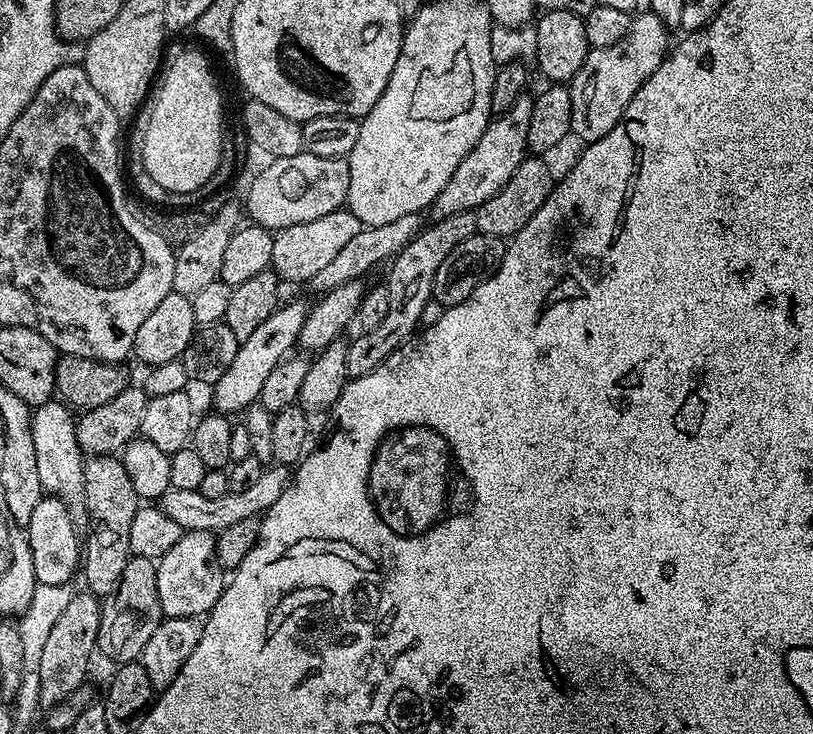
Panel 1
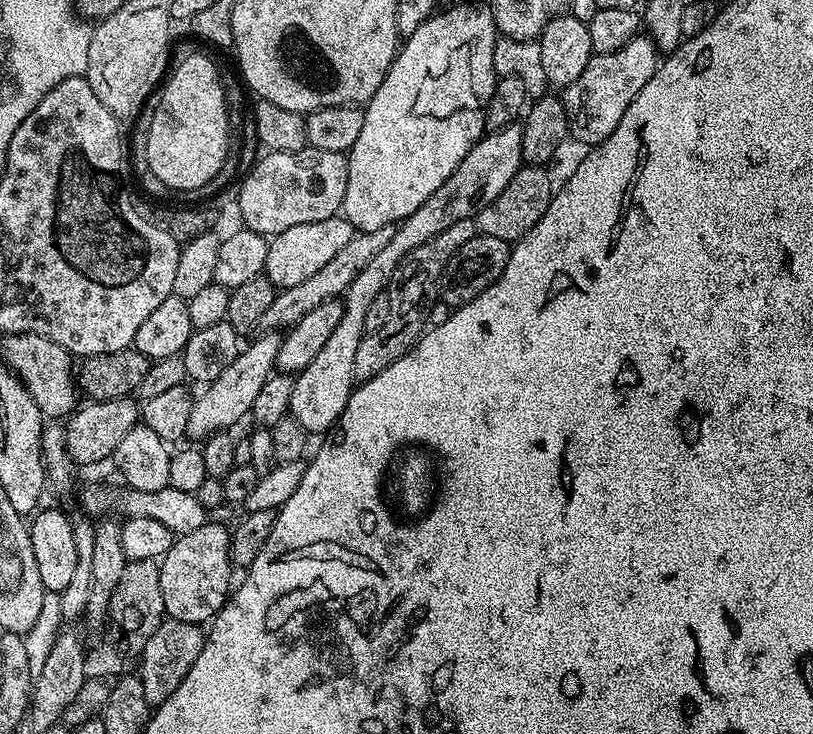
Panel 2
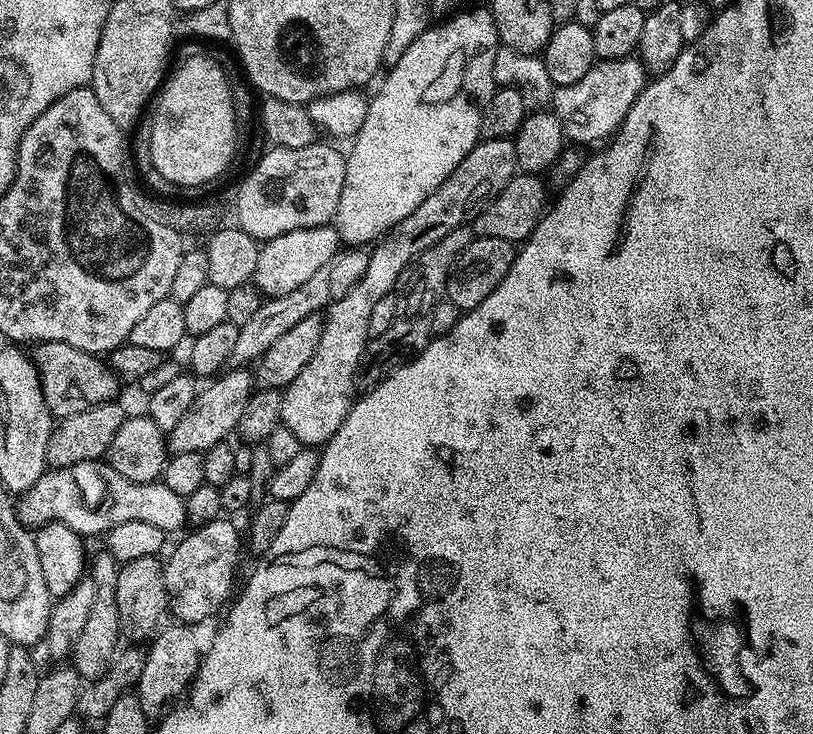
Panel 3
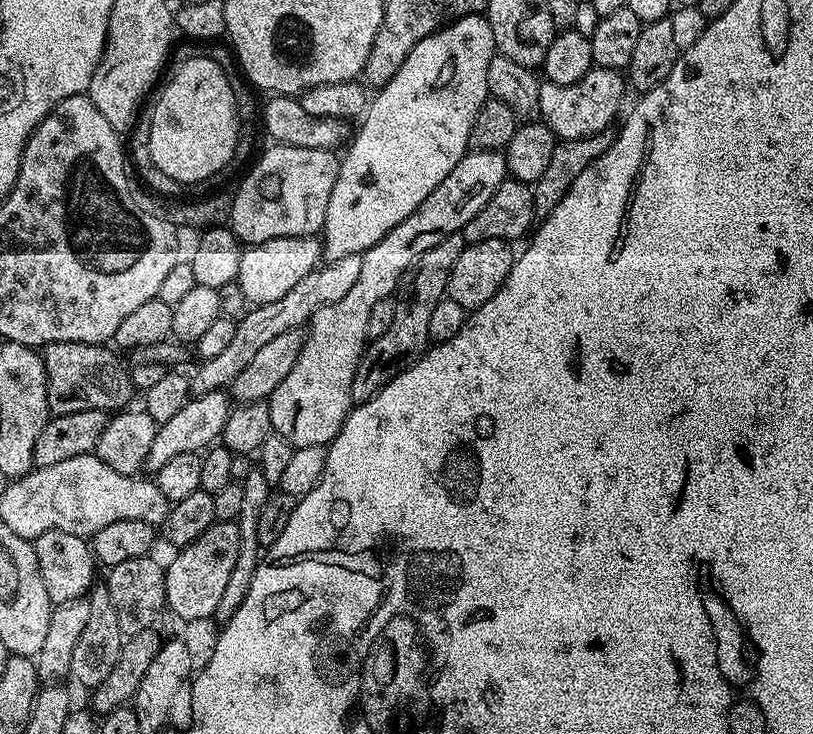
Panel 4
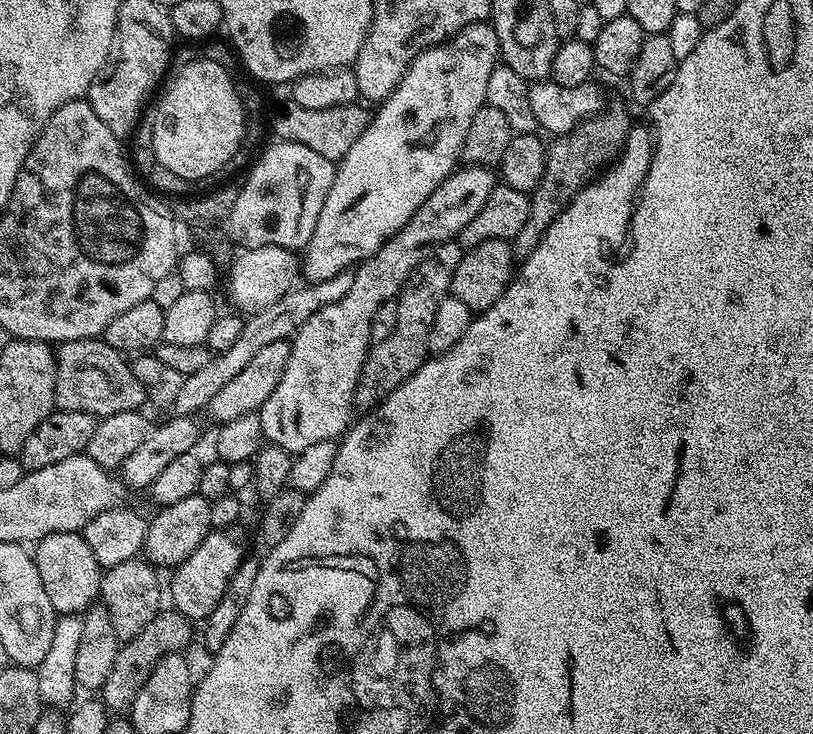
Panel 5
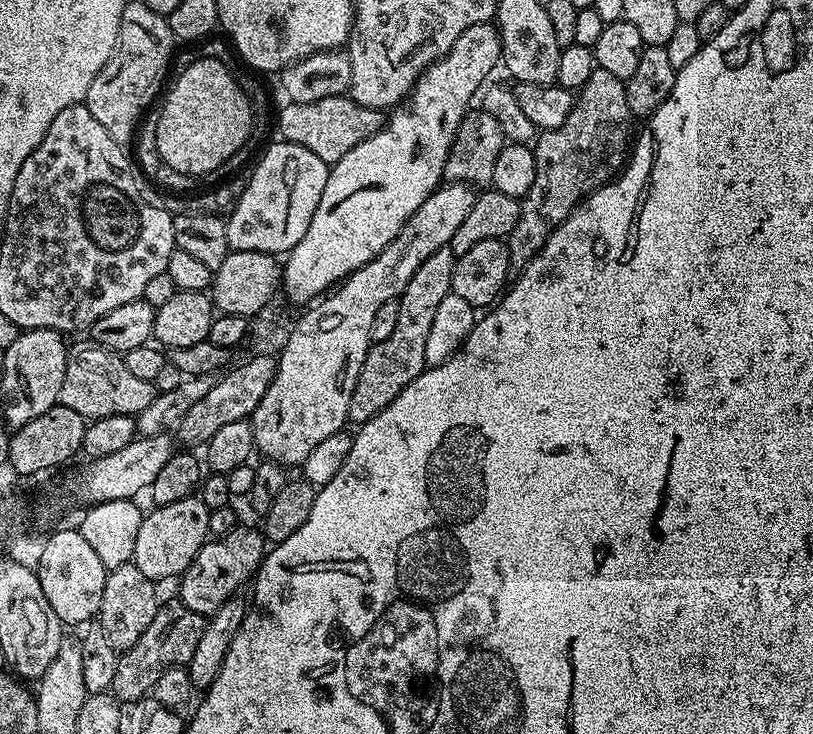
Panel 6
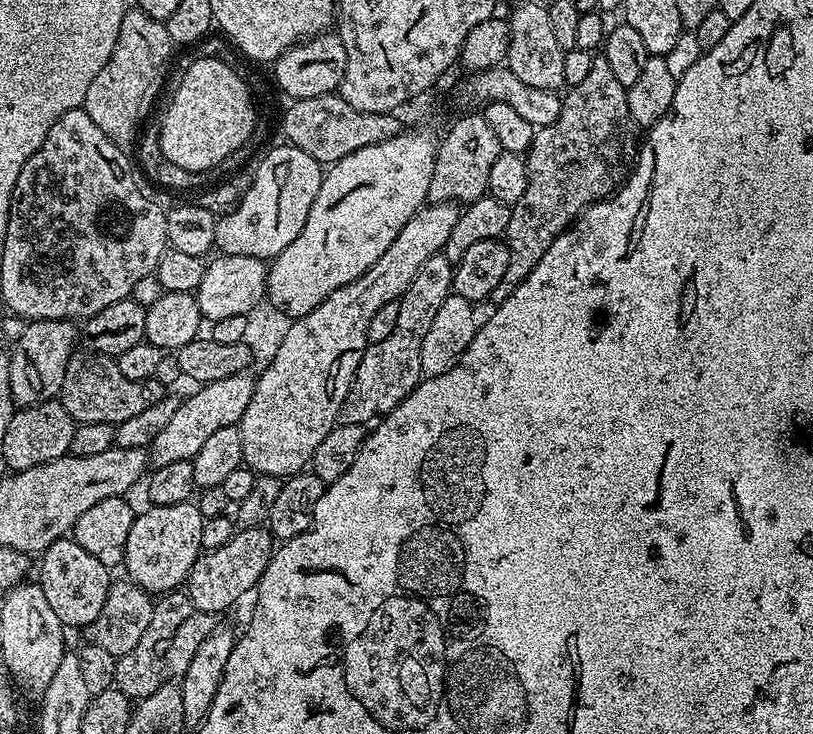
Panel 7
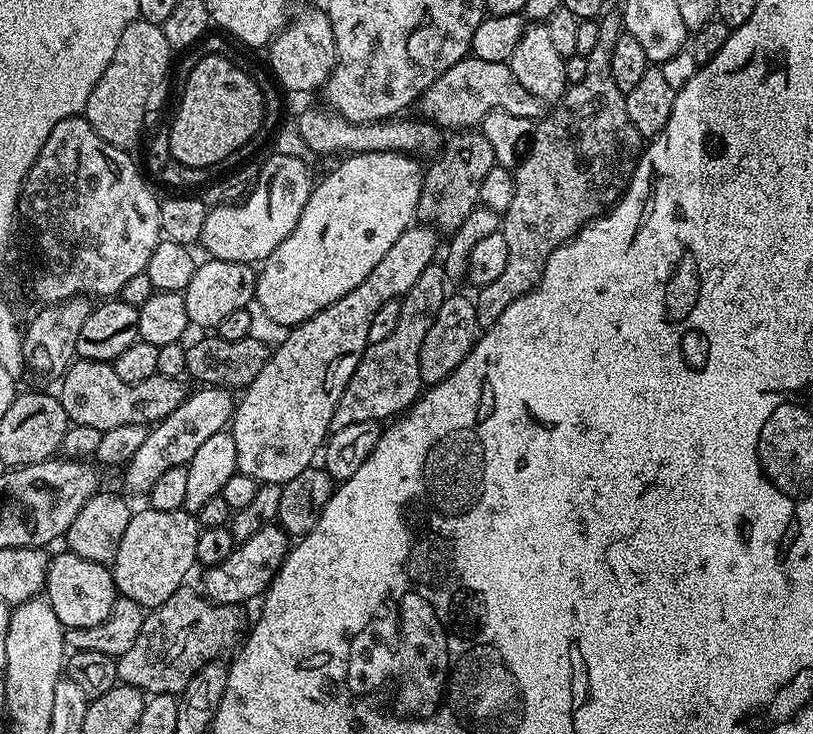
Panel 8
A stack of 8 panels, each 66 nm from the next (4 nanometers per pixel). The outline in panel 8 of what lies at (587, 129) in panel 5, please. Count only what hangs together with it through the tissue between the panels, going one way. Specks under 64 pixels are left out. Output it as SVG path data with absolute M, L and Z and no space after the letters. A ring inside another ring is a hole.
M608 15L599 17L598 42L587 56L586 76L582 82L571 85L564 95L555 101L553 108L556 109L553 112L551 109L547 115L535 121L531 129L530 143L514 172L514 198L502 214L502 231L508 251L506 270L502 270L498 282L490 282L490 286L479 289L474 296L476 322L481 329L494 323L502 314L502 310L510 306L510 302L527 296L529 290L540 281L540 275L550 254L554 254L558 246L572 239L584 225L595 220L597 216L605 215L616 201L623 197L624 191L632 181L636 164L640 160L642 137L626 114L626 94L618 90L614 74L610 74L610 58L614 54L614 42L618 42L622 35L622 20L619 15Z

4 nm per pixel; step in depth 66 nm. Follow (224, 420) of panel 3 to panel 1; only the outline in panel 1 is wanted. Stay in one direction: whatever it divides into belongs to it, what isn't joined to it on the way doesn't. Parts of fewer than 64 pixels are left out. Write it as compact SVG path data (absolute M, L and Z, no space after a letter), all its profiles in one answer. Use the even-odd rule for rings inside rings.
M300 300L281 303L262 326L257 326L250 333L250 338L241 340L238 354L234 354L234 363L228 367L226 374L218 378L218 382L211 389L212 396L216 399L215 411L220 414L243 413L251 404L259 401L262 394L262 385L266 377L273 372L274 366L282 362L297 347L302 330L302 322L306 322L309 305ZM293 347L293 348L292 348ZM292 348L292 349L291 349Z

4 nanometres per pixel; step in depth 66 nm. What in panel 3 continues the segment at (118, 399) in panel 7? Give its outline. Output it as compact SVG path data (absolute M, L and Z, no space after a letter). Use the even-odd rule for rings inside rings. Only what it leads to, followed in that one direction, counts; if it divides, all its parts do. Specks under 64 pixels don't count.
M40 342L31 349L30 359L36 366L40 376L40 390L46 406L52 411L53 417L63 418L85 412L96 404L106 404L117 399L116 391L122 387L121 381L107 368L99 355L83 352L74 346L66 346L66 342Z

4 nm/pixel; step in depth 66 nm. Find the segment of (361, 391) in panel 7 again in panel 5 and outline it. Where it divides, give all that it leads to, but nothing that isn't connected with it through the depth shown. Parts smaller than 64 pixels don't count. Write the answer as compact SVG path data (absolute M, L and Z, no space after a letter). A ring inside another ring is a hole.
M447 240L446 243L433 248L422 263L410 273L408 281L395 299L398 306L398 322L394 325L394 331L386 338L375 341L369 347L368 356L364 360L352 399L353 409L357 413L371 412L429 359L430 326L434 326L438 302L445 300L451 293L454 270L458 270L458 262L462 262L464 254L465 249L461 248L456 240Z

